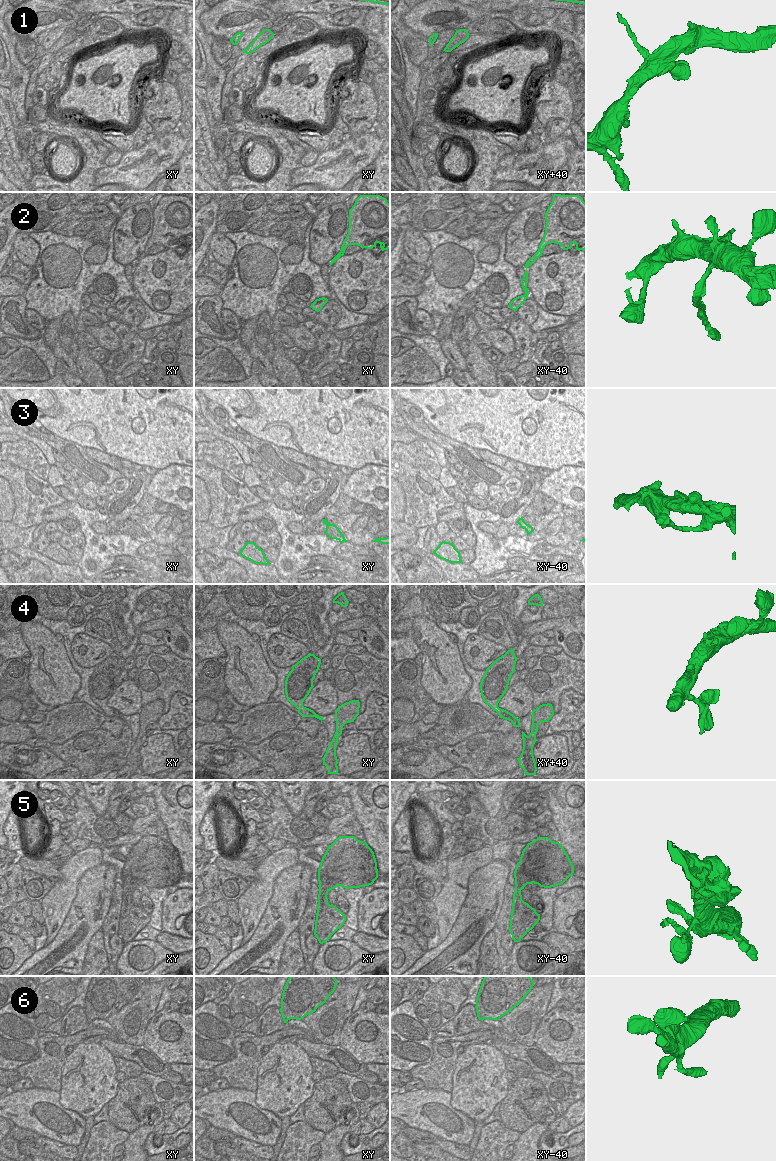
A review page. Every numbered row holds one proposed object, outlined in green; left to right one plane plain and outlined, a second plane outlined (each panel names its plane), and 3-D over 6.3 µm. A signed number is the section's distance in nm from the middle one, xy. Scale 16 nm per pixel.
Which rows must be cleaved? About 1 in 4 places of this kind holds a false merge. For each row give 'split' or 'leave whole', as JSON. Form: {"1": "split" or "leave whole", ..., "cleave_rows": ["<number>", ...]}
{"1": "leave whole", "2": "split", "3": "leave whole", "4": "leave whole", "5": "leave whole", "6": "leave whole", "cleave_rows": ["2"]}

